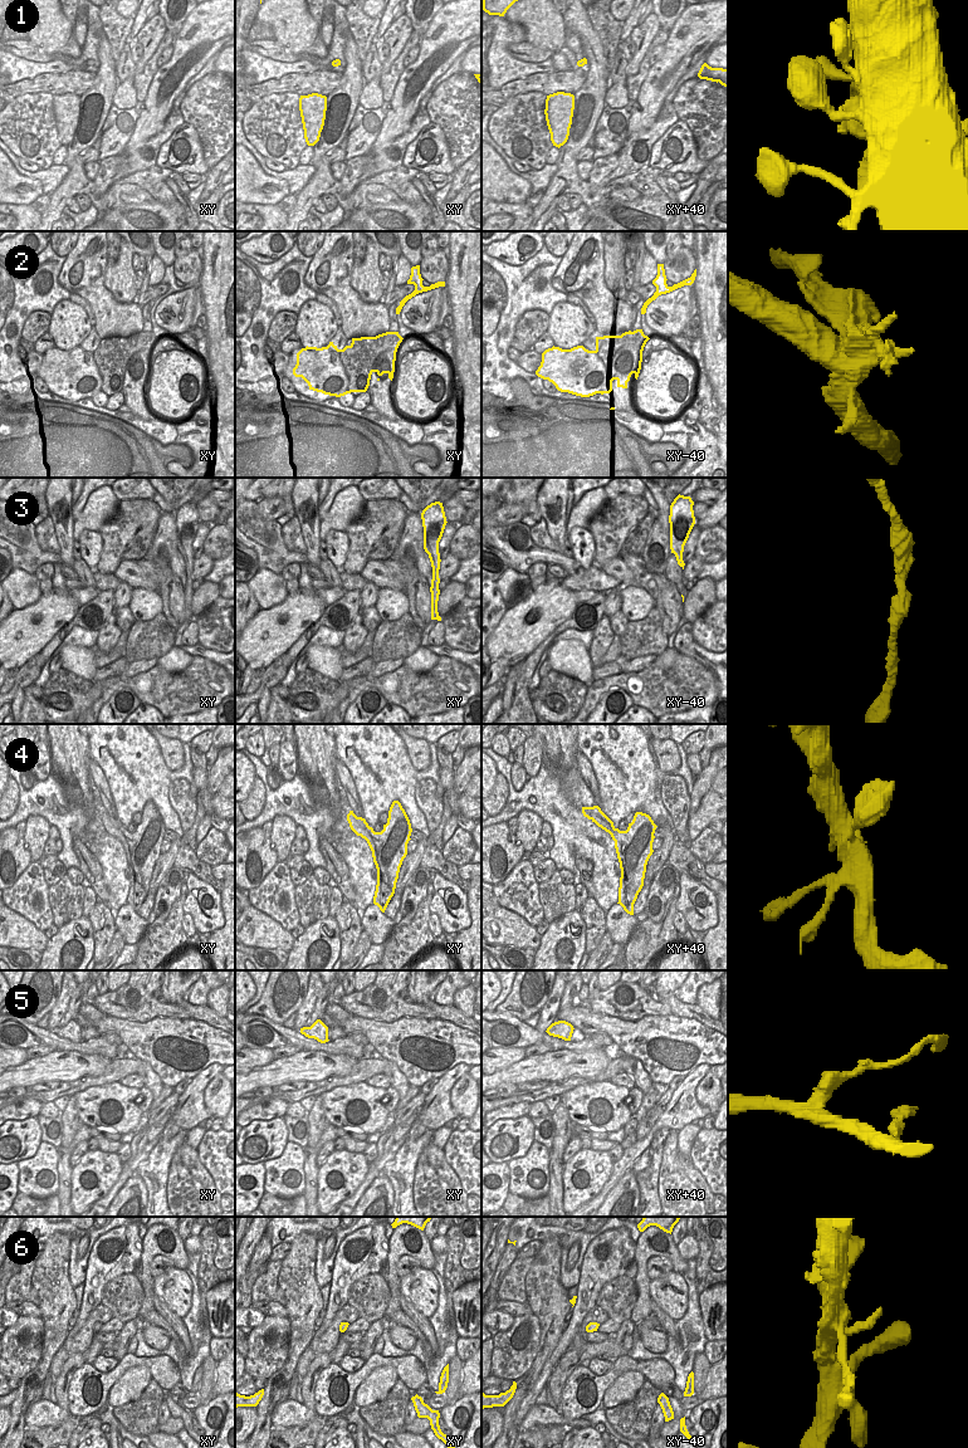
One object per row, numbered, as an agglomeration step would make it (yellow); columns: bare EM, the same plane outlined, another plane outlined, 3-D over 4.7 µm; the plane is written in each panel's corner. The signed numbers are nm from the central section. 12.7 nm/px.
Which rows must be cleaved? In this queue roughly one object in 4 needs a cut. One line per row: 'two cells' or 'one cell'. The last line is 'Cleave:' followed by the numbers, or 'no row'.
1: one cell
2: two cells
3: one cell
4: one cell
5: two cells
6: one cell
Cleave: 2, 5

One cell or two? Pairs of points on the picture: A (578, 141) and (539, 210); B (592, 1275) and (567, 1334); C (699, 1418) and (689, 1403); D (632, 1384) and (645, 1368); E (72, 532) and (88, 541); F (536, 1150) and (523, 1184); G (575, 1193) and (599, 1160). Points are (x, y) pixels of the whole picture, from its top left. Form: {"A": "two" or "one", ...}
{"A": "one", "B": "one", "C": "two", "D": "two", "E": "two", "F": "one", "G": "one"}

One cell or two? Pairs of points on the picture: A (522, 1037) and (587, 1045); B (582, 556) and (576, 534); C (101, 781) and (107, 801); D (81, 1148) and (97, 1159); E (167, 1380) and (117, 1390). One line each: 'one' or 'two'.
A: one
B: one
C: one
D: two
E: two

